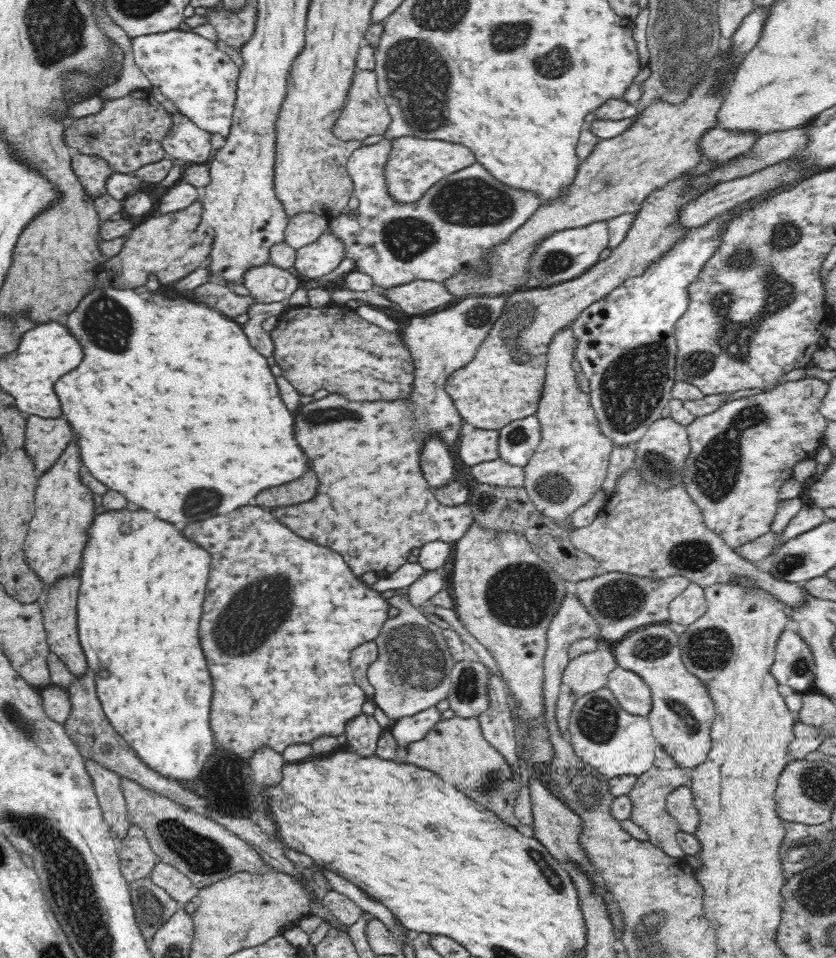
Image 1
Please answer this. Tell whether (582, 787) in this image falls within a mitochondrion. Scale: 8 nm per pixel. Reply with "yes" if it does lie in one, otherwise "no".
yes

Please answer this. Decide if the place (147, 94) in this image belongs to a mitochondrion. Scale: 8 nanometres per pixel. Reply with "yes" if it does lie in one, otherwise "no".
no

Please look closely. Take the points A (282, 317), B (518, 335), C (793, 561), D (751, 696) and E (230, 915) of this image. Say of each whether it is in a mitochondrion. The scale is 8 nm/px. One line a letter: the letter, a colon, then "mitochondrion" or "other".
A: other
B: mitochondrion
C: mitochondrion
D: other
E: other

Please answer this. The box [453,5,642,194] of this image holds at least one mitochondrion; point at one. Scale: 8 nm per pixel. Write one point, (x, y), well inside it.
(510, 35)

